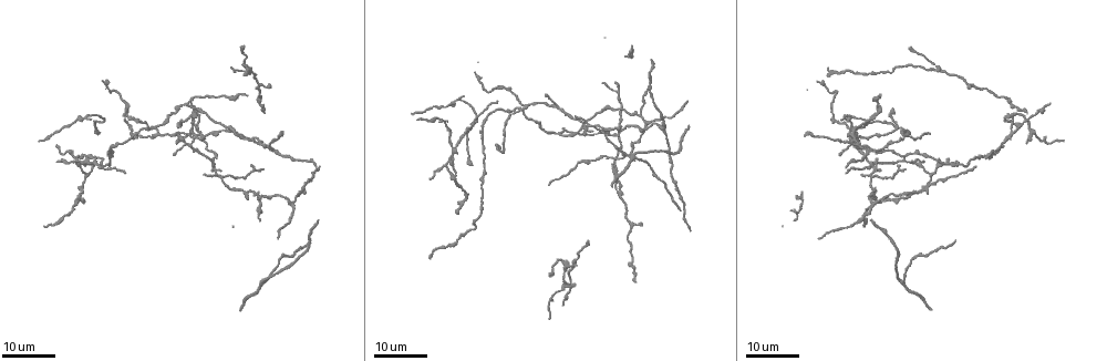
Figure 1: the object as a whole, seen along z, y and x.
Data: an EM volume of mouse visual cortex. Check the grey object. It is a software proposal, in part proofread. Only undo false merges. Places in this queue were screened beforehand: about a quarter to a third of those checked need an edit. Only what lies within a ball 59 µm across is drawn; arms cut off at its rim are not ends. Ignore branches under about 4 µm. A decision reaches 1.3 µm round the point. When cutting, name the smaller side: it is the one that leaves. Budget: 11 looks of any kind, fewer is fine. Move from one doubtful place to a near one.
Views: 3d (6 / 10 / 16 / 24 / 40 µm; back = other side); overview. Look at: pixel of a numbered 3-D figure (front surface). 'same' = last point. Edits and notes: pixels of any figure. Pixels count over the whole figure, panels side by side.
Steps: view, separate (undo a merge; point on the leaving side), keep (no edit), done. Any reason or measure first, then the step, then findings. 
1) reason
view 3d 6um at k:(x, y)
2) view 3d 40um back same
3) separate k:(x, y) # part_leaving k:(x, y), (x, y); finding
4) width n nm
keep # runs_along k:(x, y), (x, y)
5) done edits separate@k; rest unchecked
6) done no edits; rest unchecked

three arms meet
view 3d 24um at 1:(156, 132)

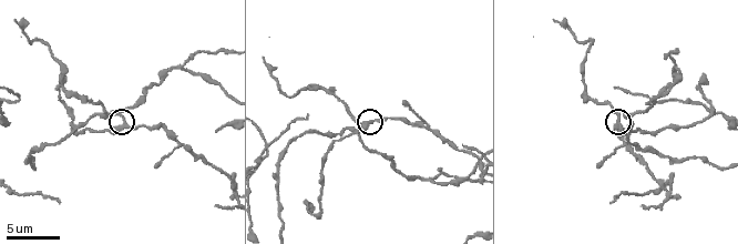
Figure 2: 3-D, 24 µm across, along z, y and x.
view 3d 6um at 2:(373, 122)

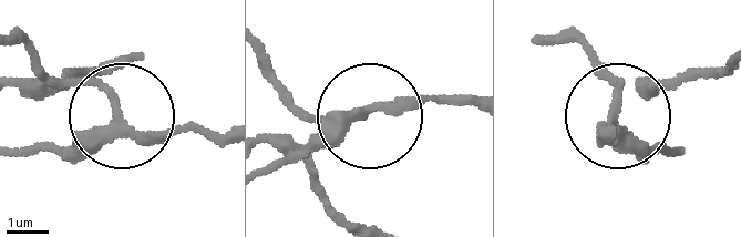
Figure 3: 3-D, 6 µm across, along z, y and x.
arms 3
keep # one cell here

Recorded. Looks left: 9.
view 3d 16um at 1:(641, 117)

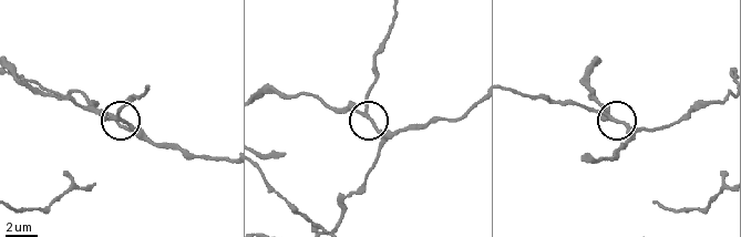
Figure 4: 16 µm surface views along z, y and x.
view 3d 10um at 4:(117, 115)

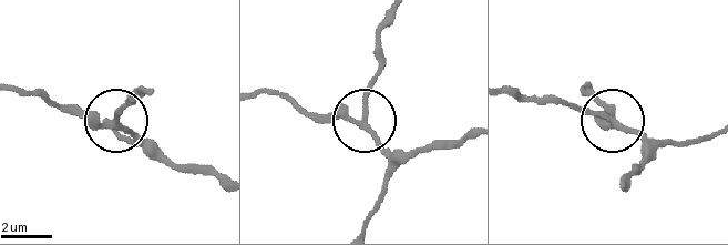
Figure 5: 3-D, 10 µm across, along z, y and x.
width 200 nm
keep # runs_along 5:(259, 92), (324, 118), (355, 118), (364, 111), (378, 69); one cell here

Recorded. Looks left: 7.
arms part here
view 3d 16um at 2:(431, 178)

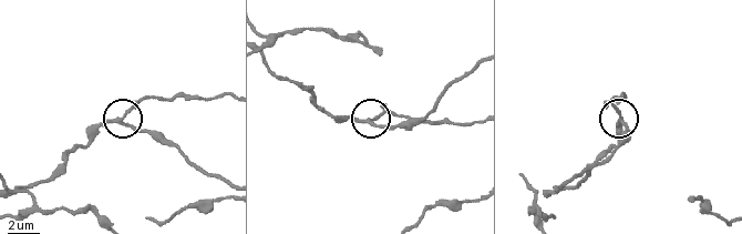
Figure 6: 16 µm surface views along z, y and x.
view 3d 6um at 6:(368, 122)

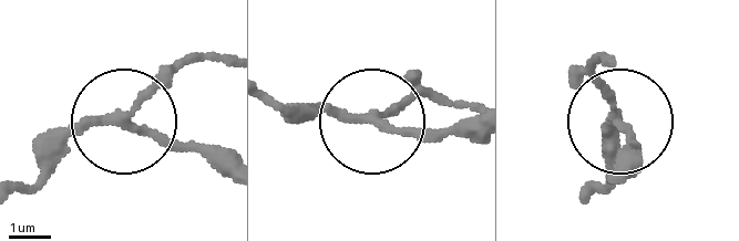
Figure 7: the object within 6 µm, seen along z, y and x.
side_arm 51 um; arms 3
keep # continuous, no second cell

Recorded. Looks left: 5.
a fork
view 3d 16um at 1:(223, 178)

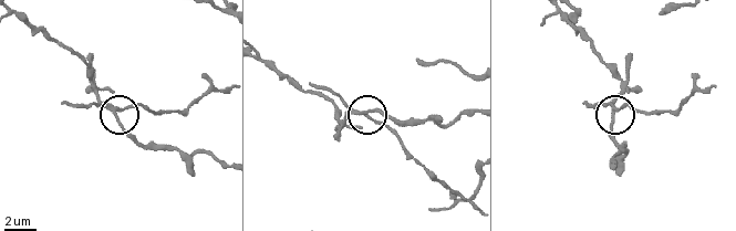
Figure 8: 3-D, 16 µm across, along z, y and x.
view 3d 10um at 8:(116, 114)

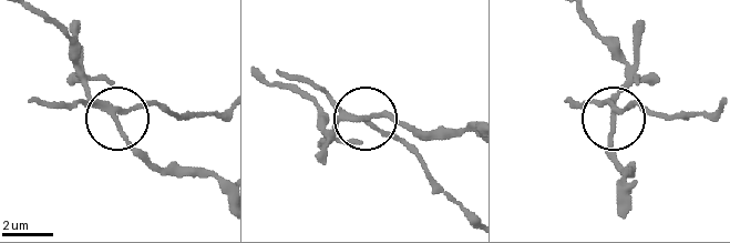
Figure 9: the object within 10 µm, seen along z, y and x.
arms 3
separate 9:(80, 101) # part_leaving 9:(112, 109), (161, 107), (175, 115), (217, 115); two cells meet here

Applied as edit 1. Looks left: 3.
view overview

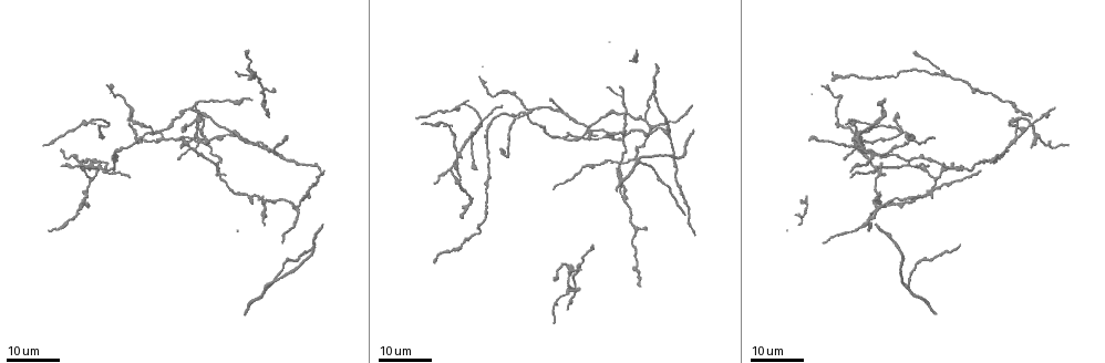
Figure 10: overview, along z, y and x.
four arms meet
view 3d 24um at 10:(861, 138)

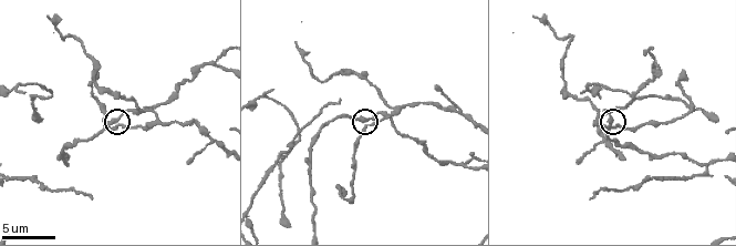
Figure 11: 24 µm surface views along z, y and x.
closer look
view 3d 6um at 11:(113, 120)

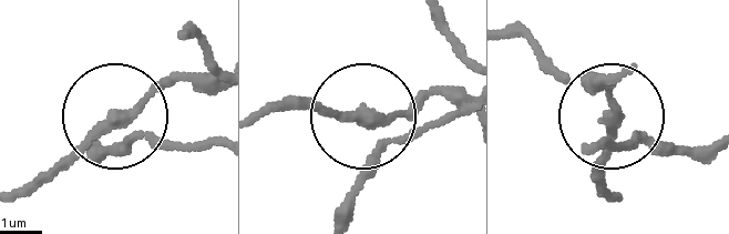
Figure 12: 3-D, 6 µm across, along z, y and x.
width 230 nm
keep # runs_along 12:(208, 77), (170, 80), (95, 129), (36, 189); continuous, no second cell

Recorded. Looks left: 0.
done edits separate@9; rest unchecked

